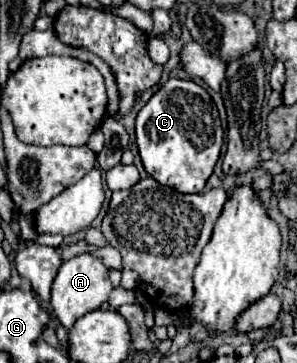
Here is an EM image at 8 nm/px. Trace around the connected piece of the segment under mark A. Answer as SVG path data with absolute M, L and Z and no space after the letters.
M85 252L71 260L65 260L61 264L61 268L55 276L53 288L51 288L51 310L59 318L59 322L69 330L77 318L103 306L107 302L111 290L113 290L113 286L109 280L109 268L105 268L105 264L101 264L101 260L97 260L97 256Z

